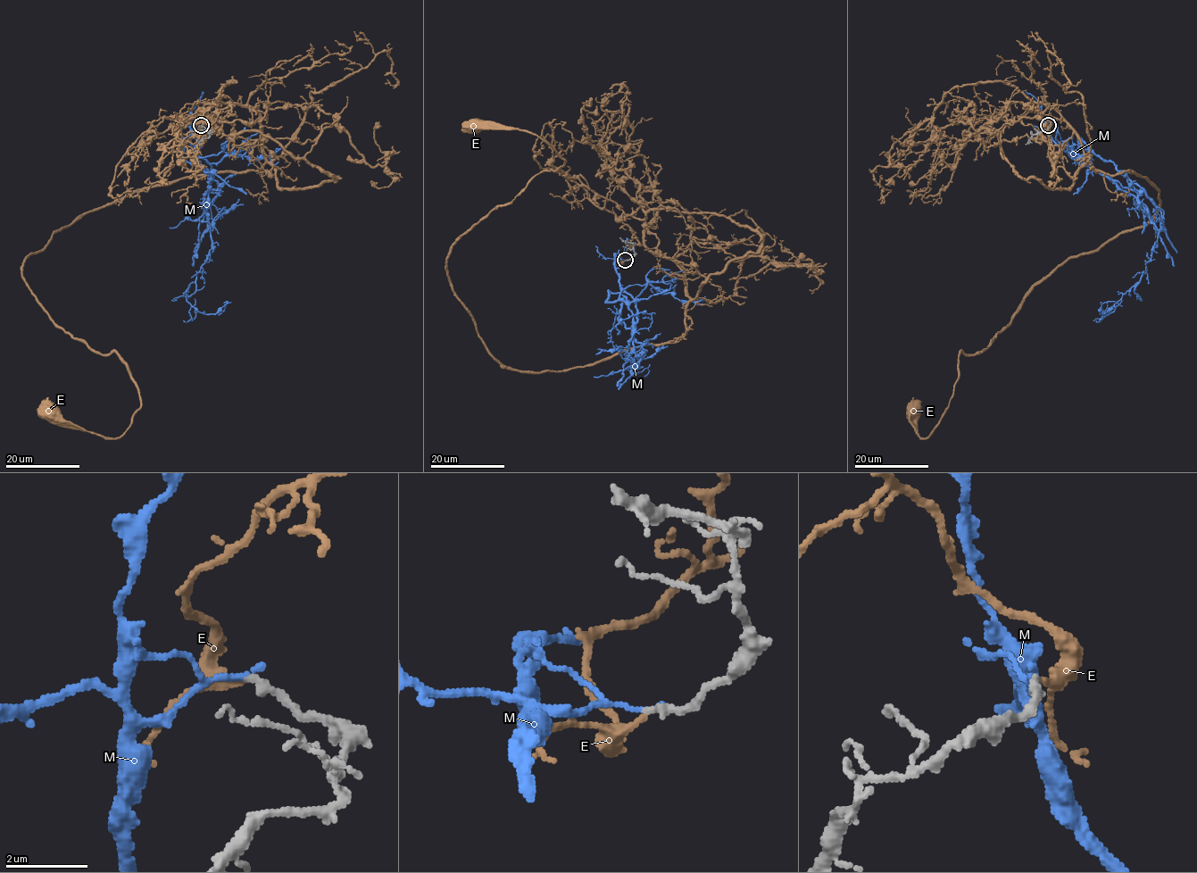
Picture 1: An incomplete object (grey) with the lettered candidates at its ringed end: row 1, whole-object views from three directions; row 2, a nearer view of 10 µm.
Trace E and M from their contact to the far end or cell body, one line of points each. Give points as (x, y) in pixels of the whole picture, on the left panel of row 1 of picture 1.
E: (200, 126), (253, 108), (261, 174), (128, 192), (23, 261), (140, 408), (111, 438), (47, 409)
M: (201, 125), (190, 142), (212, 172), (203, 206), (211, 249), (187, 300), (208, 313), (227, 303), (218, 315)

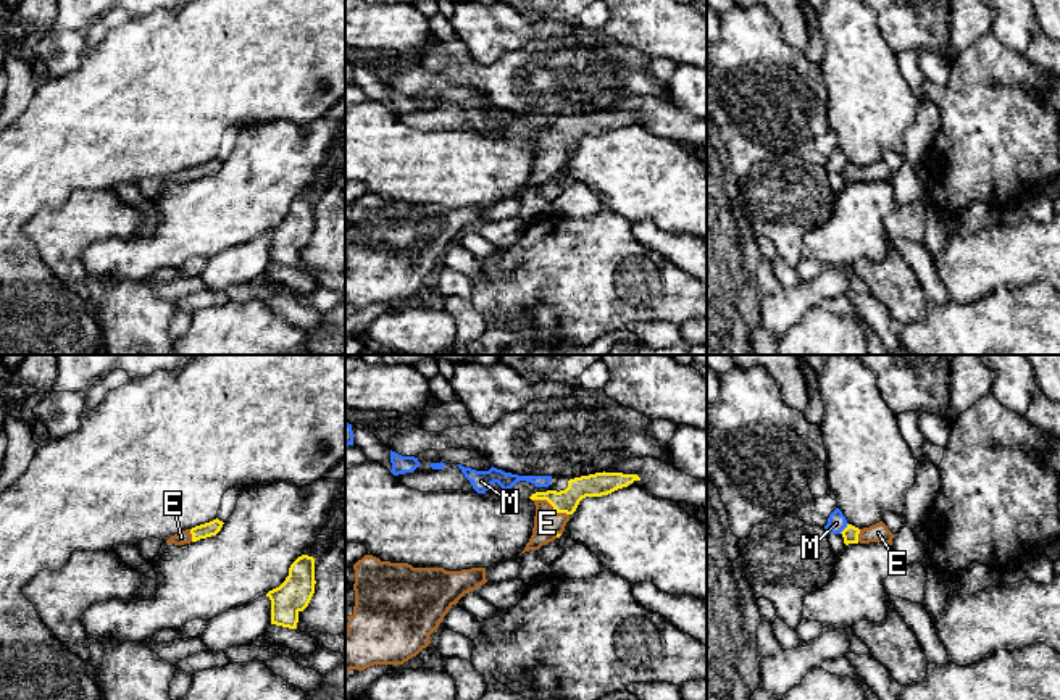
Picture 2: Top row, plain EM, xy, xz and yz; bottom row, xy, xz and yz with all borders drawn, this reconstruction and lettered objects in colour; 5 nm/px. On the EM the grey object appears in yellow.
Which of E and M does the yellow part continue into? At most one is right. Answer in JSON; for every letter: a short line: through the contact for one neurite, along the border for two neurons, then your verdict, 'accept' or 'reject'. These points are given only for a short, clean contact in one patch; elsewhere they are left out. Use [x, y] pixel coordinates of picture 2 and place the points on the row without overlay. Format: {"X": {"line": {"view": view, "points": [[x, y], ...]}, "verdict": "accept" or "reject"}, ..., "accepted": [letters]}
{"E": {"line": {"view": "xz", "points": [[567, 139], [563, 142], [550, 142], [550, 158], [547, 162]]}, "verdict": "accept"}, "M": {"line": {"view": "yz", "points": [[847, 162], [839, 171]]}, "verdict": "reject"}, "accepted": ["E"]}

